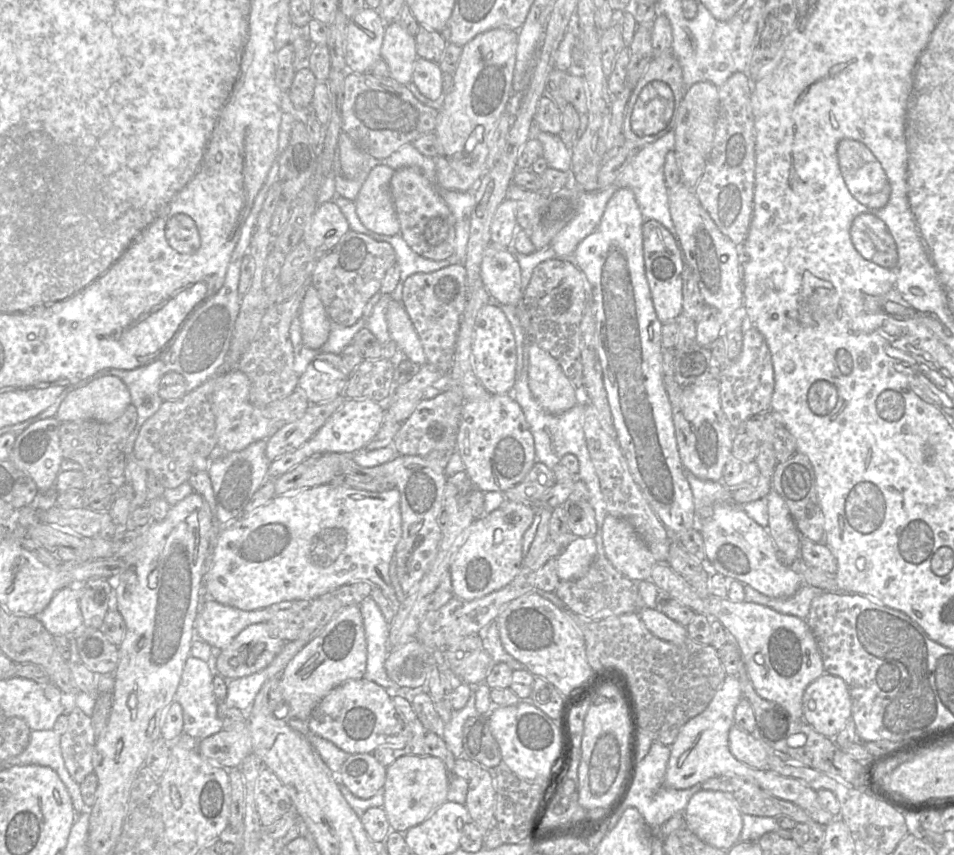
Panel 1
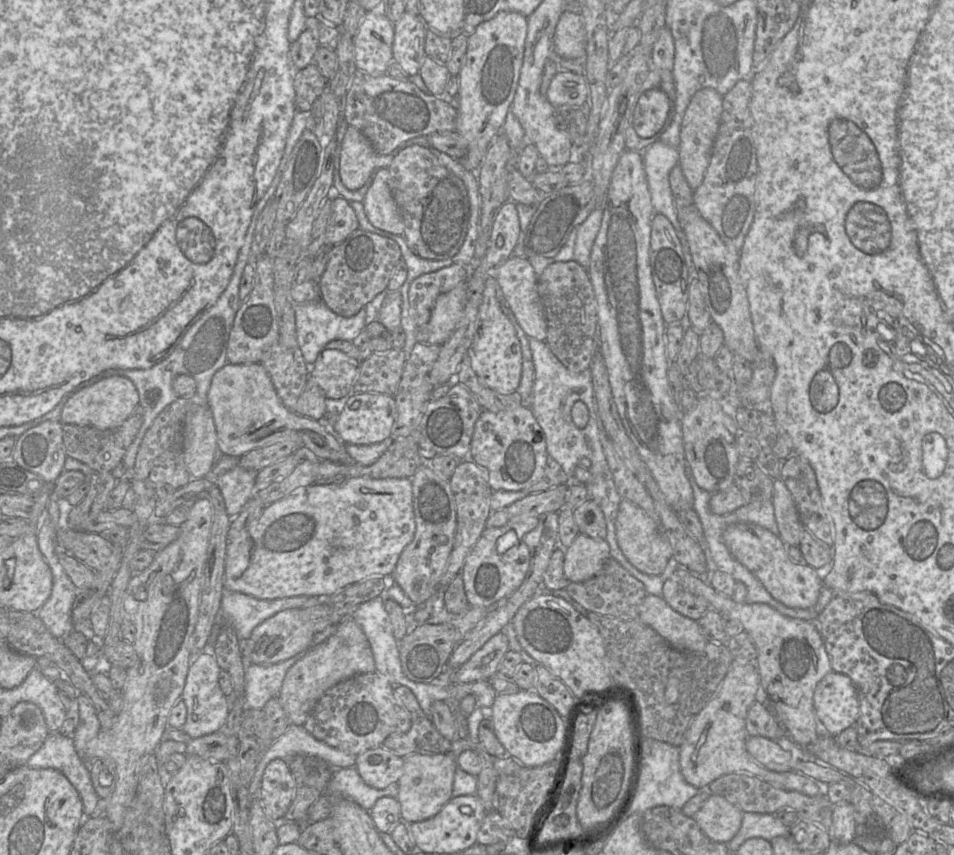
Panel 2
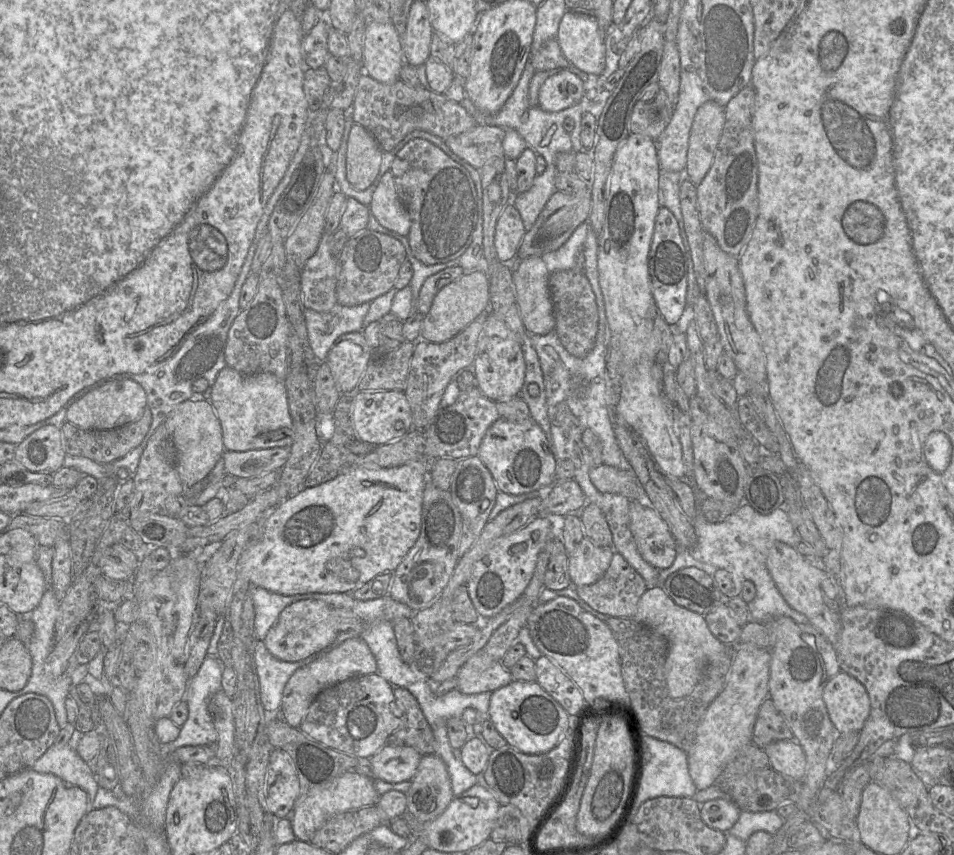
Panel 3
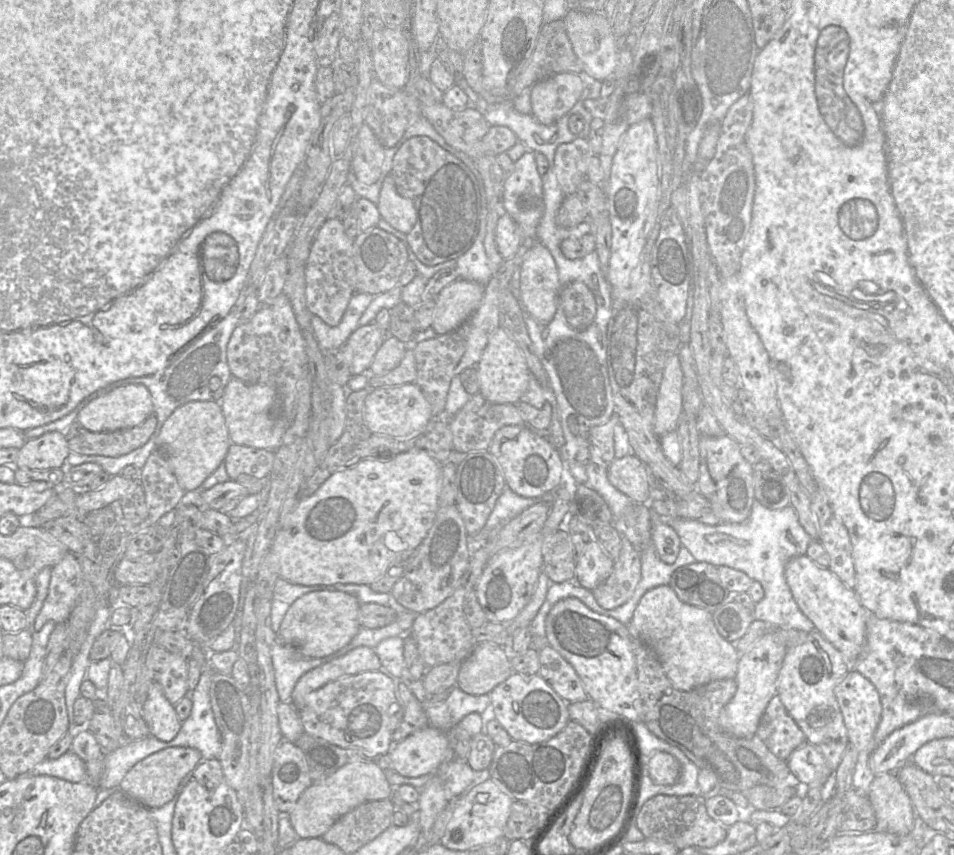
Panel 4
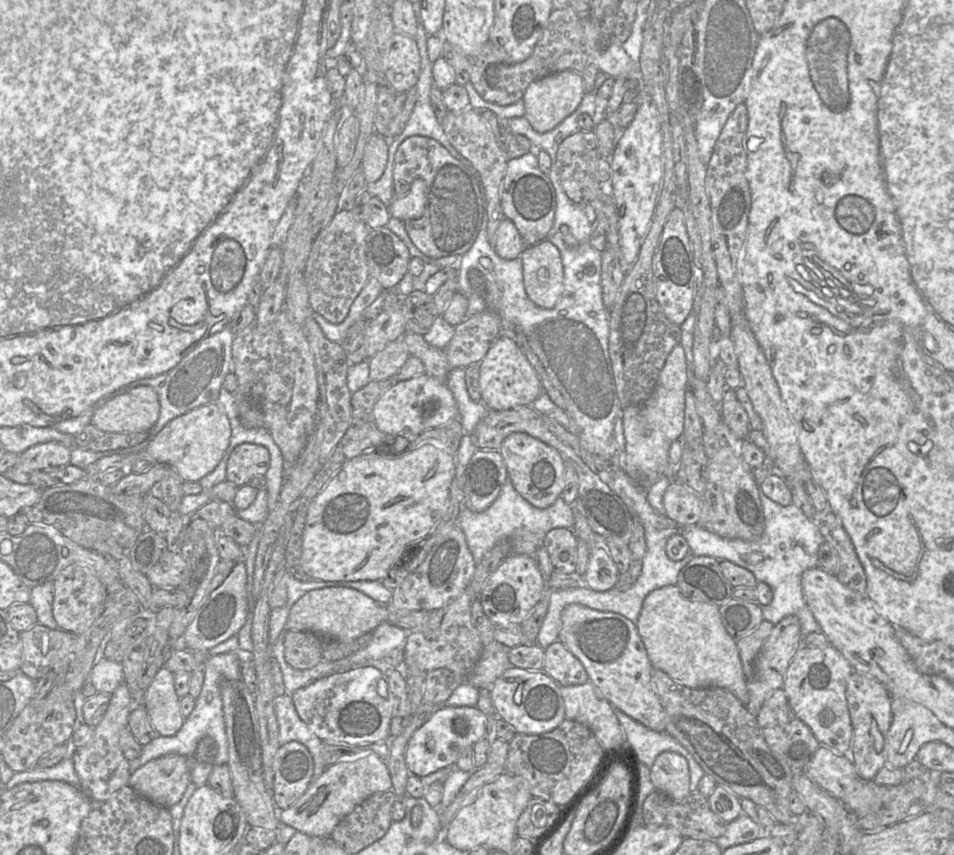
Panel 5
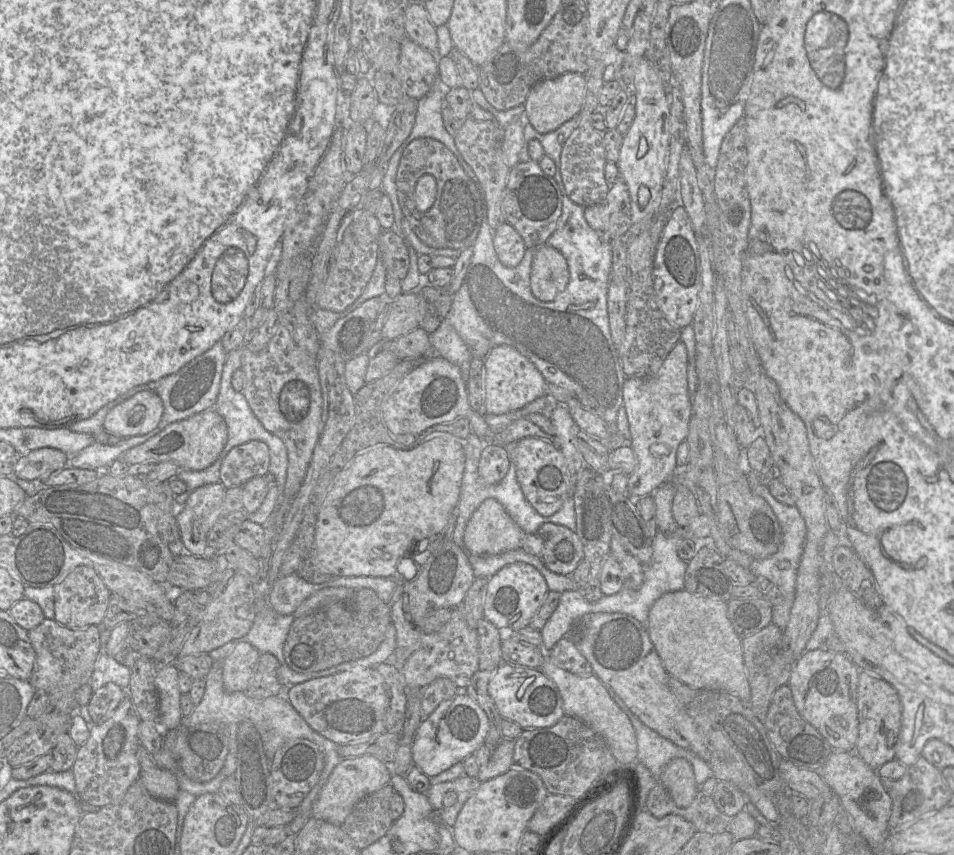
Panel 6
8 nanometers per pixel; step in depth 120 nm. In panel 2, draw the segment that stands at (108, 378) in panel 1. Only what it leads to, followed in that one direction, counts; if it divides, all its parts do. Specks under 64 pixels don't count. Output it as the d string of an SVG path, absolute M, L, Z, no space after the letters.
M110 375L72 395L62 409L61 423L97 429L113 428L123 423L138 403L139 394L133 382L125 376Z

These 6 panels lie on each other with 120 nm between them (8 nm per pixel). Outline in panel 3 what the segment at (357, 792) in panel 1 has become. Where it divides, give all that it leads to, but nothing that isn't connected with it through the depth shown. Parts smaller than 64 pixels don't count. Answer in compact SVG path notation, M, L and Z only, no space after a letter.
M386 745L368 760L371 776L388 783L410 781L422 755L412 747Z

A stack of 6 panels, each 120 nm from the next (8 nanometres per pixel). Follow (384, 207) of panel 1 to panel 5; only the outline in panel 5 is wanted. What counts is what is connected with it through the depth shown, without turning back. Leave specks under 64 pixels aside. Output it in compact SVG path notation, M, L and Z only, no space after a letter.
M415 179L409 193L404 198L397 198L394 193L393 200L388 207L391 217L403 222L420 218L425 210L426 185L422 179Z

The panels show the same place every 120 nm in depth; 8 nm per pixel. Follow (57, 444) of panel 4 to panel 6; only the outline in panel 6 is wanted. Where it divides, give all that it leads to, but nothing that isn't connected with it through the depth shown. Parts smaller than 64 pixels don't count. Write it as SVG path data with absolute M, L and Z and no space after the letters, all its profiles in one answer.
M40 448L22 454L15 462L13 477L25 480L44 480L52 472L69 466L70 457L55 448Z

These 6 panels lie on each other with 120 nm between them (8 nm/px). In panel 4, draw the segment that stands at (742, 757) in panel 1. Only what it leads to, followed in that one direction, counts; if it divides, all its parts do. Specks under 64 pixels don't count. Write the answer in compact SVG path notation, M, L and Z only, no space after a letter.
M807 742L795 749L786 763L792 775L806 786L819 779L822 767L826 766L822 754Z

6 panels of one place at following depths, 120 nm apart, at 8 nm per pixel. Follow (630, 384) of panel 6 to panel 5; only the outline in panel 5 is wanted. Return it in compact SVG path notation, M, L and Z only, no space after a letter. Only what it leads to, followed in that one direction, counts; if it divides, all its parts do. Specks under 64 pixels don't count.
M679 343L668 355L650 398L641 405L632 405L621 410L625 450L619 467L643 488L648 489L661 476L675 478L675 468L669 465L668 453L671 444L681 440L683 435L687 389L688 364L684 349Z

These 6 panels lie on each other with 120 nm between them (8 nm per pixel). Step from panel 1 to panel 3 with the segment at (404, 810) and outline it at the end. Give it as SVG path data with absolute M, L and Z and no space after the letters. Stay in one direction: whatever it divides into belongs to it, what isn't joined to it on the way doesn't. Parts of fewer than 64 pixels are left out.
M435 754L422 756L410 781L407 811L422 824L441 815L454 798L447 766Z

